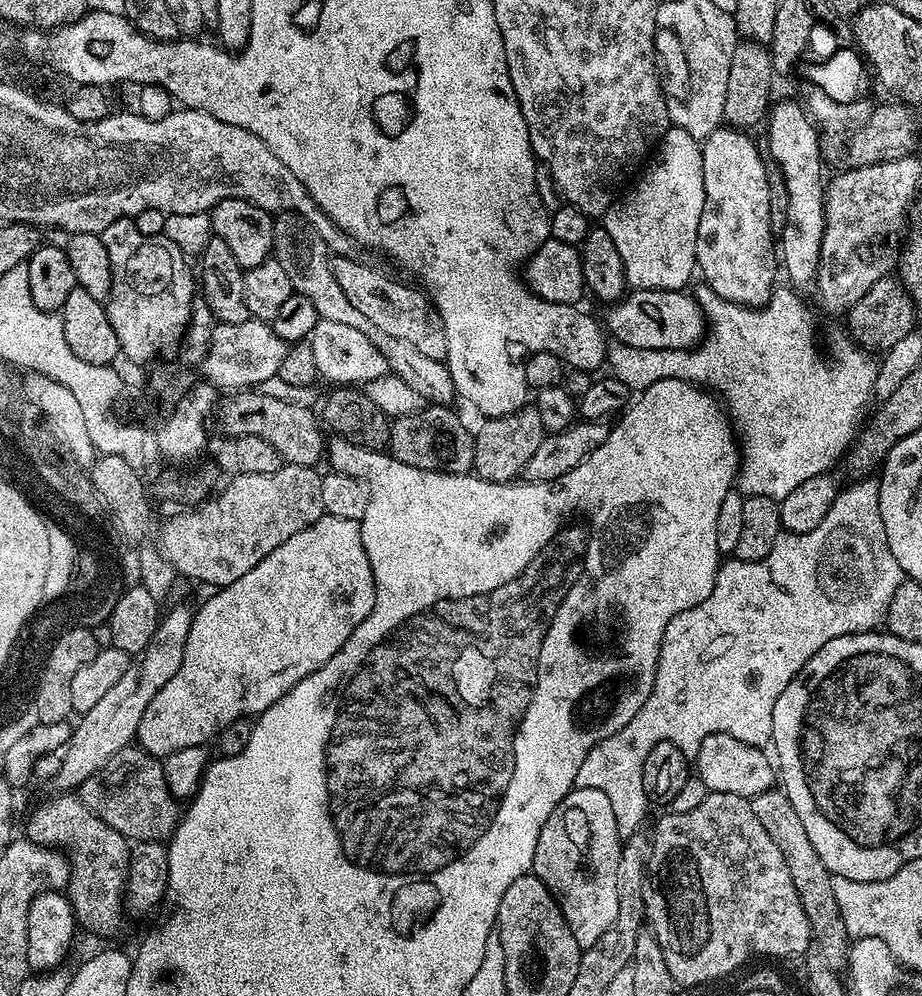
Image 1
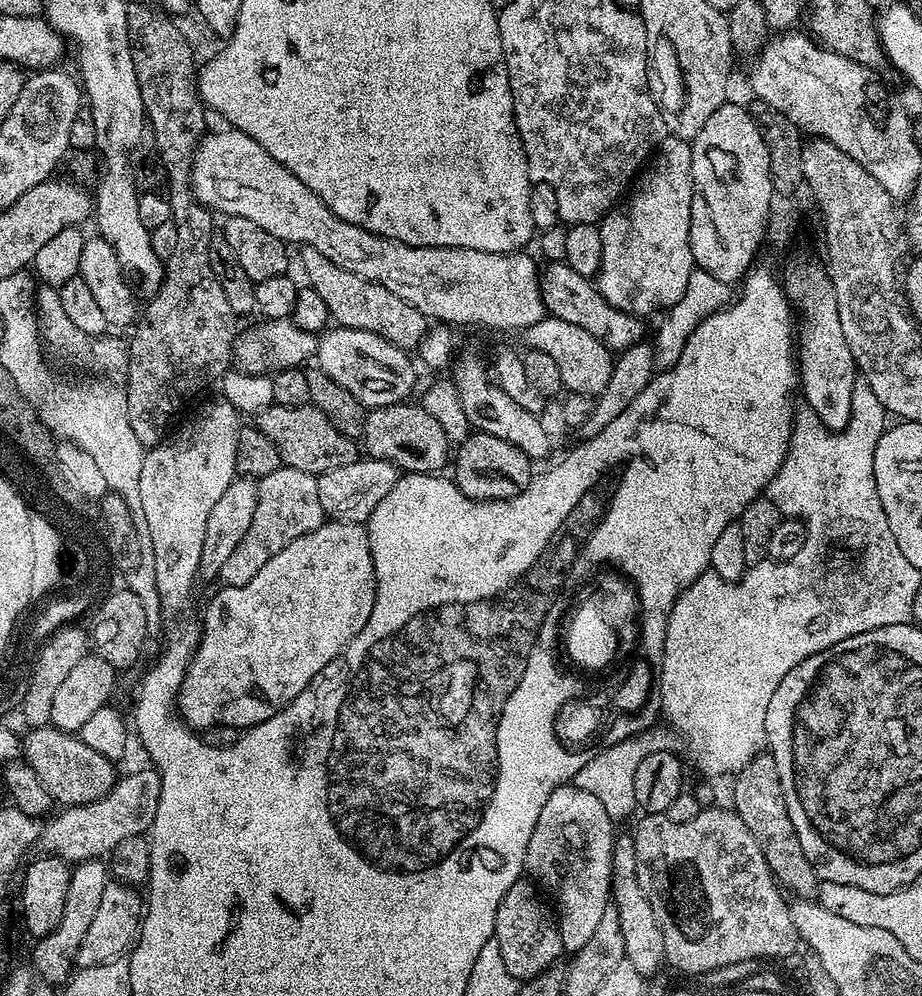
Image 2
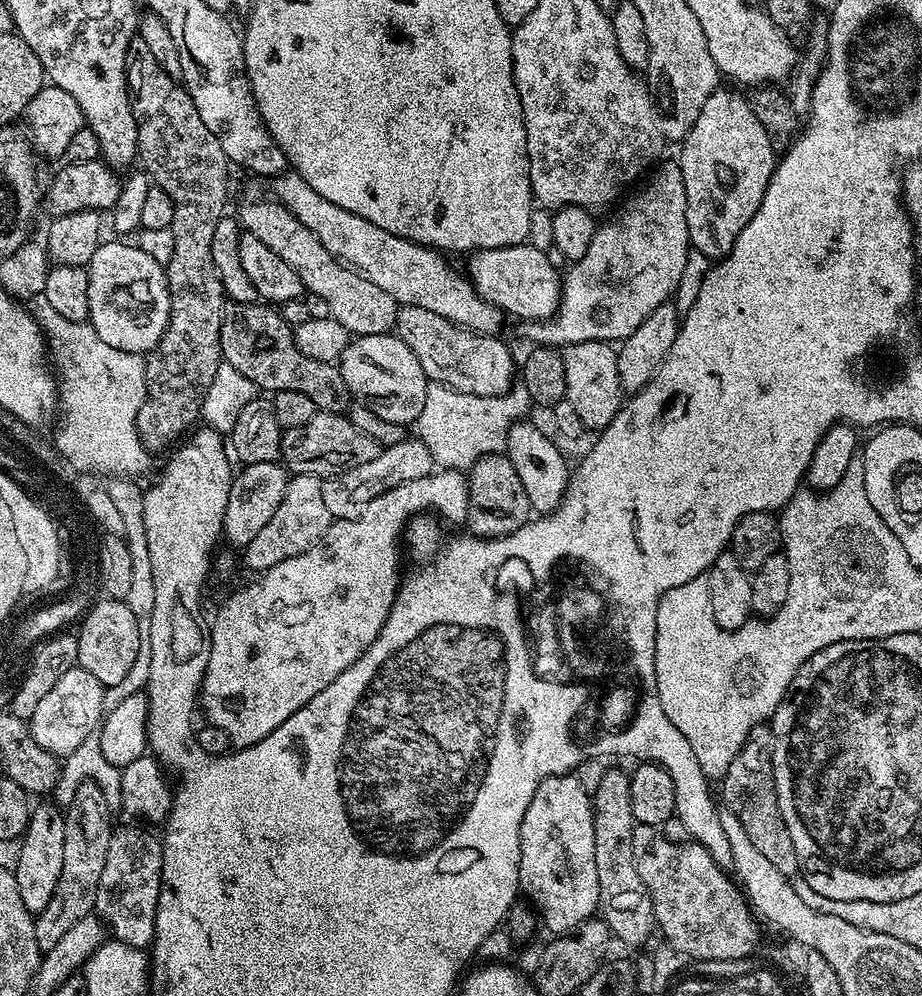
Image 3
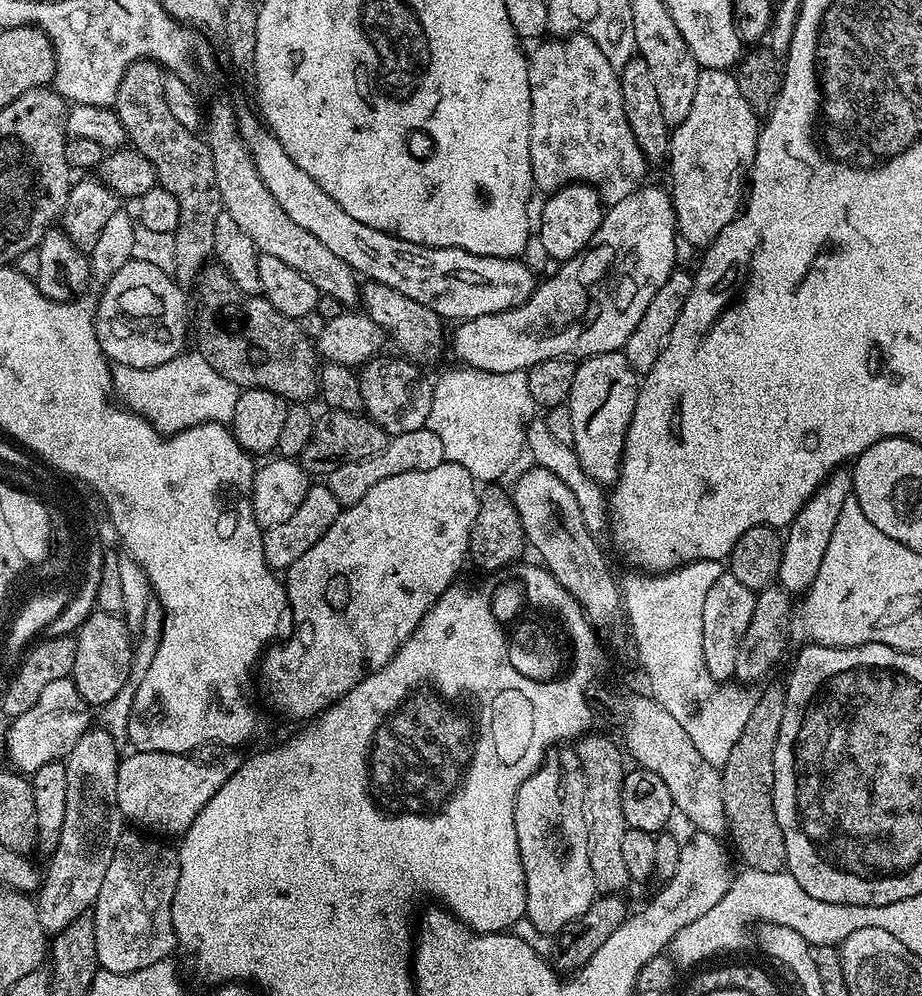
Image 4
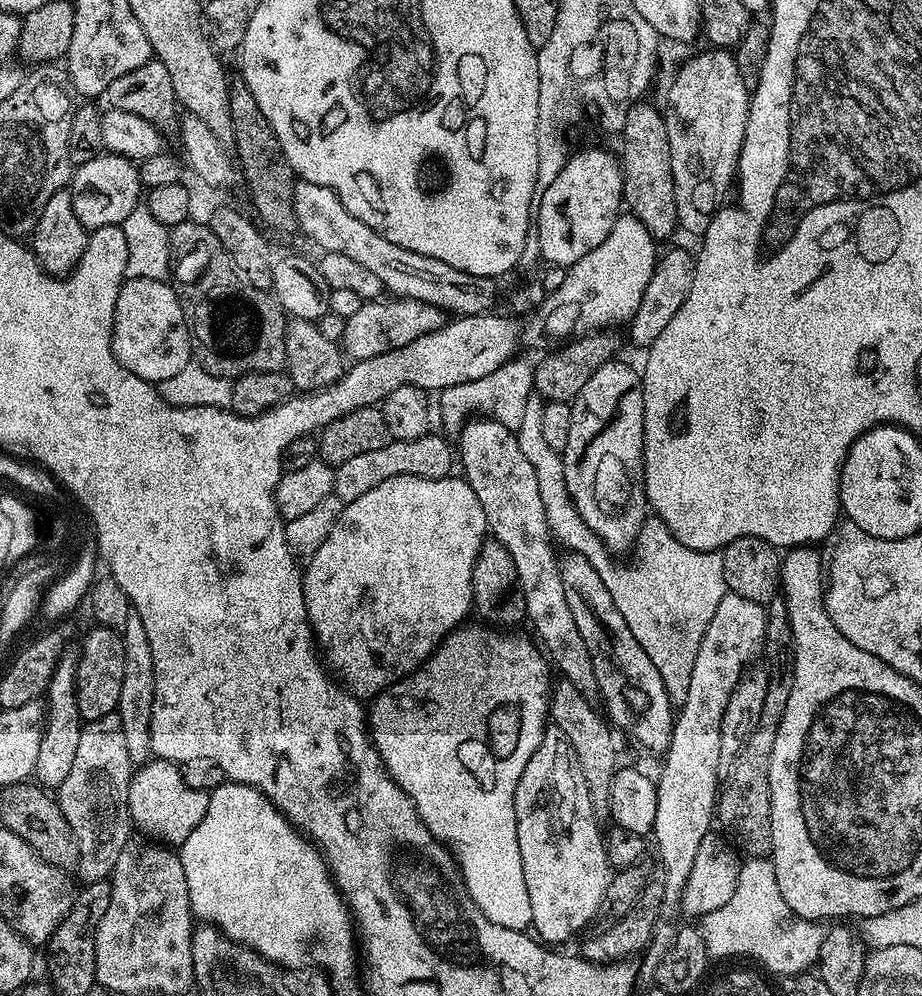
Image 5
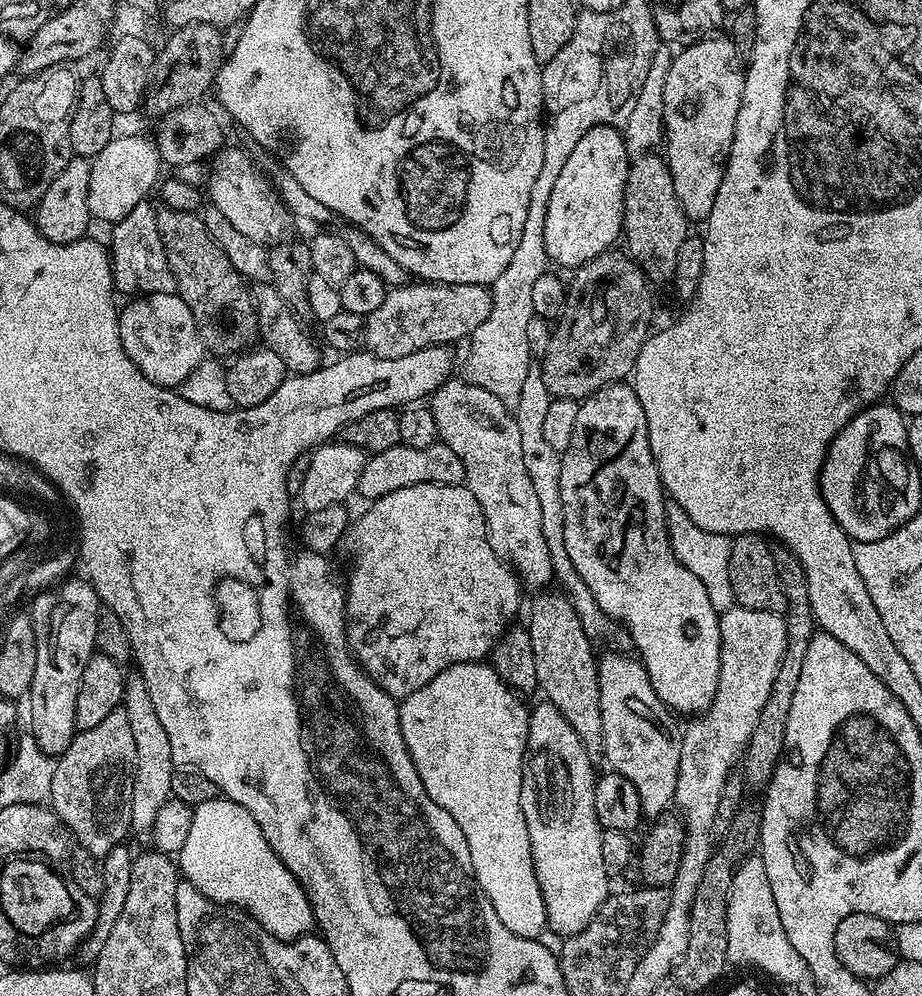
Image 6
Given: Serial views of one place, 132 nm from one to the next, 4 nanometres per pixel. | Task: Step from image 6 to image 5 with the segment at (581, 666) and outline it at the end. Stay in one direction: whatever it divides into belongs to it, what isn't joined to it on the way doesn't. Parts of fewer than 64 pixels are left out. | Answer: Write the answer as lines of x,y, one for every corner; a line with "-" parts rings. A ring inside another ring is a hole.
561,679
553,687
550,697
550,720
555,728
566,734
566,738
570,738
570,746
574,746
574,754
578,754
578,766
582,766
582,778
586,778
586,786
592,799
592,812
597,821
604,822
609,819
610,782
614,782
618,767
616,740
612,737
613,729
609,721
602,715
601,709
596,709
592,703
569,680

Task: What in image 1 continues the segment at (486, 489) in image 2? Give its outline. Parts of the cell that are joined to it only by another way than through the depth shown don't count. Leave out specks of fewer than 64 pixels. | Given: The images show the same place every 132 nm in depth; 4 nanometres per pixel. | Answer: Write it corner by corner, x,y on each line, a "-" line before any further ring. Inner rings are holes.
535,406
519,408
514,414
505,416
489,416
484,425
474,432
474,454
471,471
482,480
507,484
515,481
523,473
526,462
534,455
534,450
542,446
545,430
542,416

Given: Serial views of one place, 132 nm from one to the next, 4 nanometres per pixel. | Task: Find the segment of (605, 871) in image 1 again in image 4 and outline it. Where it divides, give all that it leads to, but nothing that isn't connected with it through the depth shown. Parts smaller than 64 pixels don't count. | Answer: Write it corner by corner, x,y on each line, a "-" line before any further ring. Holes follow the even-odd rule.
557,746
545,755
544,761
522,782
514,802
514,830
518,838
518,850
522,870
526,878
526,919
538,926
541,934
559,934
566,925
574,922
596,899
594,874
590,874
590,854
588,853
588,831
582,818
582,794
584,775
578,762
575,747

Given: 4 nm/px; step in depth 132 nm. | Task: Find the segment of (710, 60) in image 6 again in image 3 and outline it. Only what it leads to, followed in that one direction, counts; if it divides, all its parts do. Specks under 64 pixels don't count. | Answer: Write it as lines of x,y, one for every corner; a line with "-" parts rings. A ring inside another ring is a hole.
727,86
710,94
706,106
702,106
702,114
698,114
698,122
694,122
679,148
678,163
686,186
688,243
715,262
730,254
738,234
742,234
758,206
762,206
778,152
772,148
747,99

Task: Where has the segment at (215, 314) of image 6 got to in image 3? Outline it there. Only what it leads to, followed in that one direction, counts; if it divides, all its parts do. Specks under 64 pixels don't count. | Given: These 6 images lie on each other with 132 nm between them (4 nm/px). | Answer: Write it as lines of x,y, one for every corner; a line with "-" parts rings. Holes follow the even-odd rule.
263,302
254,304
229,303
224,310
220,331
220,355
222,360
244,374
257,389
275,394
282,390
298,390
306,394
310,402
322,412
347,413
350,393
336,364
318,362
318,358
306,358
298,350
294,328
287,324
275,307

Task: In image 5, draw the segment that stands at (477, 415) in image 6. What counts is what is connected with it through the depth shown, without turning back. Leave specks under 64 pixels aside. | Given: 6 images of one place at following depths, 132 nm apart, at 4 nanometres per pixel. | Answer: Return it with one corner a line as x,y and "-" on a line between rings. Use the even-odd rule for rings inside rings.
469,419
460,429
458,439
458,464
464,467
463,479
467,480
474,494
478,494
478,502
482,502
489,533
506,546
510,558
514,558
518,586
522,590
522,598
526,598
527,623
536,627
535,635
547,659
555,667
556,664
560,667
559,675
569,680
583,696
595,697
598,691
590,654
586,650
586,642
582,642
582,634
578,634
574,614
570,614
570,605
566,602
560,556
542,506
542,494
538,494
538,474
534,474
534,466
530,466
522,455
522,446
518,446
515,431
498,420

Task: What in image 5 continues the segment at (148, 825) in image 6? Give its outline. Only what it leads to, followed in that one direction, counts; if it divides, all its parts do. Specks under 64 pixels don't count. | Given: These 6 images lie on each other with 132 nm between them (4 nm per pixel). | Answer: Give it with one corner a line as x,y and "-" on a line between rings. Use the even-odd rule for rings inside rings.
132,615
122,633
124,665
122,666
122,694
118,694
115,713
122,722
122,734
126,738
126,750
133,765
148,763
152,756
150,742
150,718
154,714
154,650
150,650
150,638
142,618

